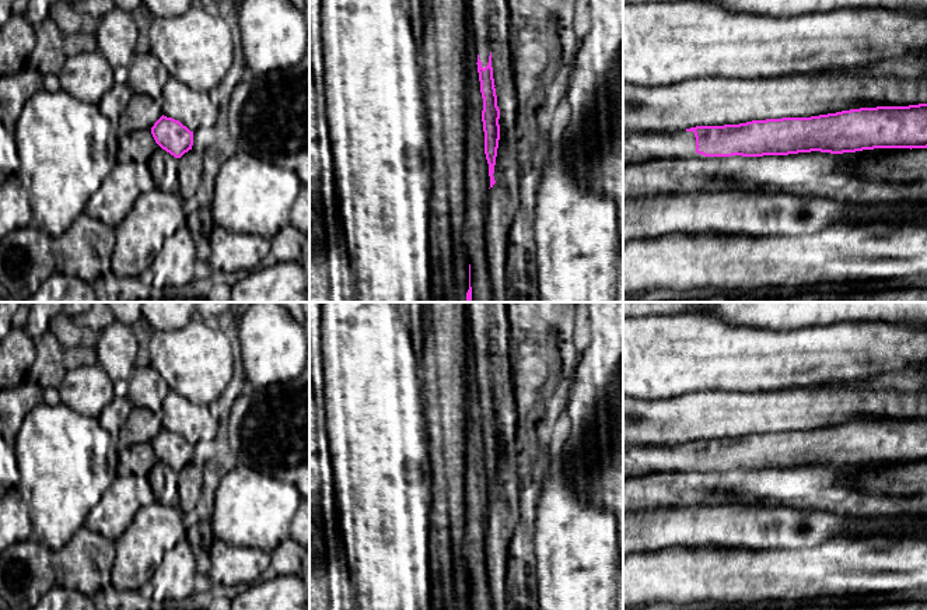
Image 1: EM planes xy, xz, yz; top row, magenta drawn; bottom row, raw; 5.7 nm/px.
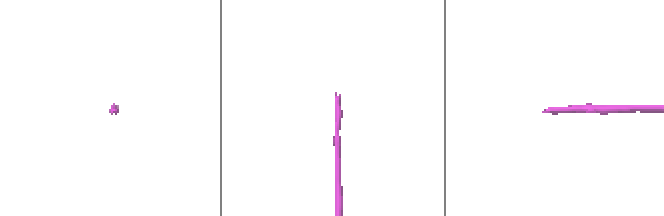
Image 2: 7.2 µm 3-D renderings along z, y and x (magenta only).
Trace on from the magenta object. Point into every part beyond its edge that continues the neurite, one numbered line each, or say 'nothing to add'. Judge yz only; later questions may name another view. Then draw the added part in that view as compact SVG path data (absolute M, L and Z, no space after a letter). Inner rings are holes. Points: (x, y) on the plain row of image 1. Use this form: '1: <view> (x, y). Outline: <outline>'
1: yz (642, 460). Outline: M693 445L636 446L623 449L623 478L643 477L654 473L702 473L696 466Z

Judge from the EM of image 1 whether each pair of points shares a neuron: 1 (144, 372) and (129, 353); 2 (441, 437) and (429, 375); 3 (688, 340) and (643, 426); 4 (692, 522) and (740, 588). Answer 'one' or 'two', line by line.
1: two
2: two
3: two
4: two

